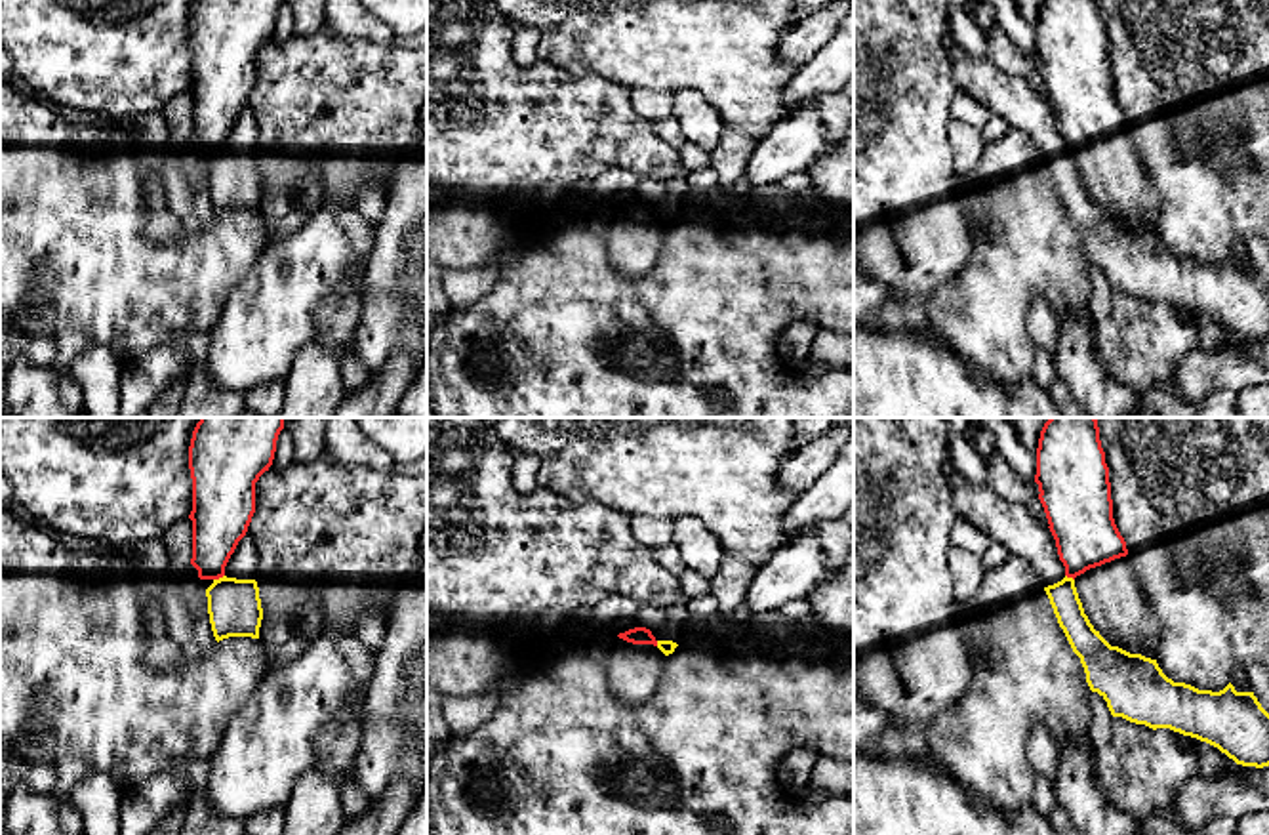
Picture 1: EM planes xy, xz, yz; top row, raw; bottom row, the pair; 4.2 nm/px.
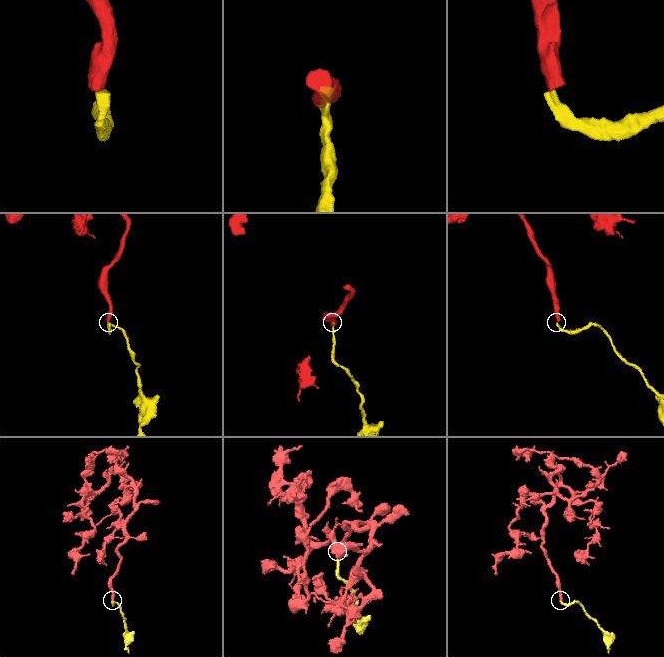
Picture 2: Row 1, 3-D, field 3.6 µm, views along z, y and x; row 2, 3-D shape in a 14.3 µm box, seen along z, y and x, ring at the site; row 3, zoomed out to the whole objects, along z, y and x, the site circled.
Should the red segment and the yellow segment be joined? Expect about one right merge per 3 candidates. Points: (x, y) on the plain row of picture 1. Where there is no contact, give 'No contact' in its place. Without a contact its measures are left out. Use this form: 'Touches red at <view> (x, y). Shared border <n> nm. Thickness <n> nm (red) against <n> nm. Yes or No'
Touches red at xy (218, 151). Shared border 50 nm. Thickness 240 nm (red) against 220 nm. No

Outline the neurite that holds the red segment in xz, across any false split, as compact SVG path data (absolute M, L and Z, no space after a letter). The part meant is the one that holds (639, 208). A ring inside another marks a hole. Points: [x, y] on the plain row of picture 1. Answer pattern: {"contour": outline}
{"contour": "M646 200L615 208L604 236L610 265L629 276L648 275L659 259L667 229Z"}

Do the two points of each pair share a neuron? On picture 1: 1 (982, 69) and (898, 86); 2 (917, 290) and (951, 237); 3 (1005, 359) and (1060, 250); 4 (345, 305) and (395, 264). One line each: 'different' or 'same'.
1: different
2: same
3: same
4: different

